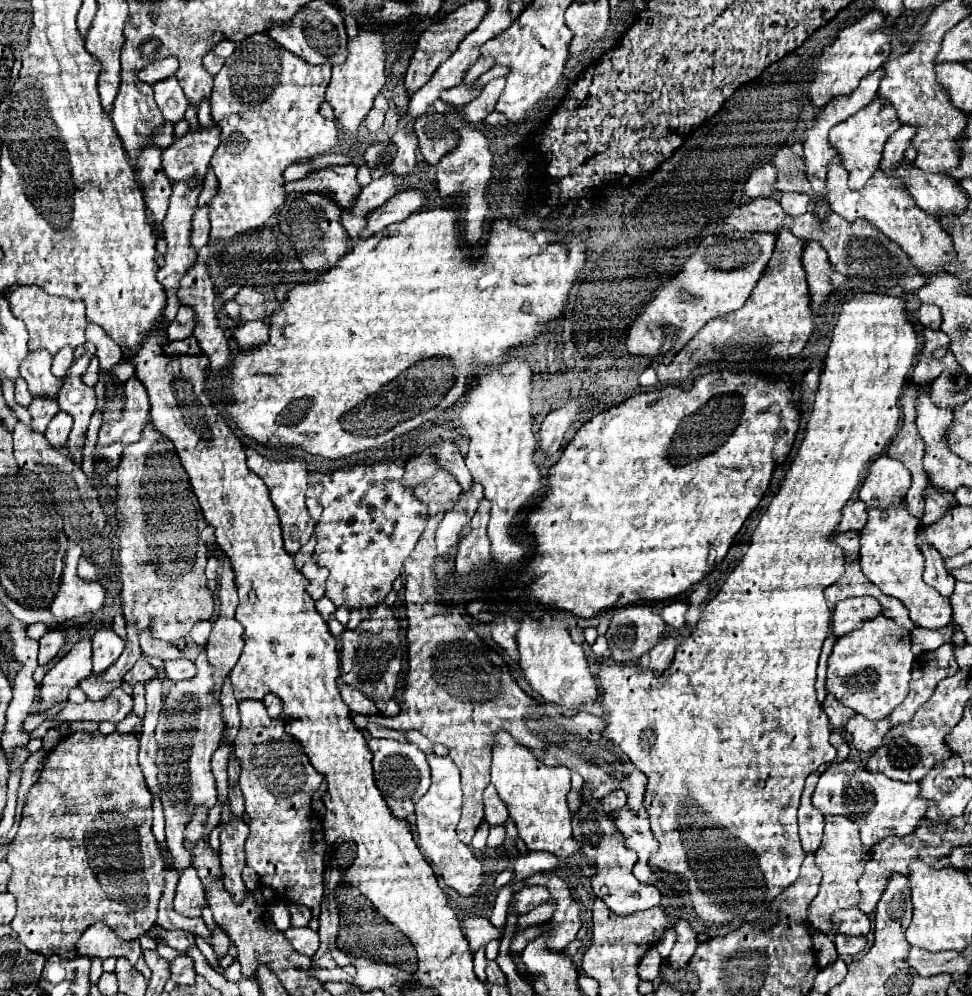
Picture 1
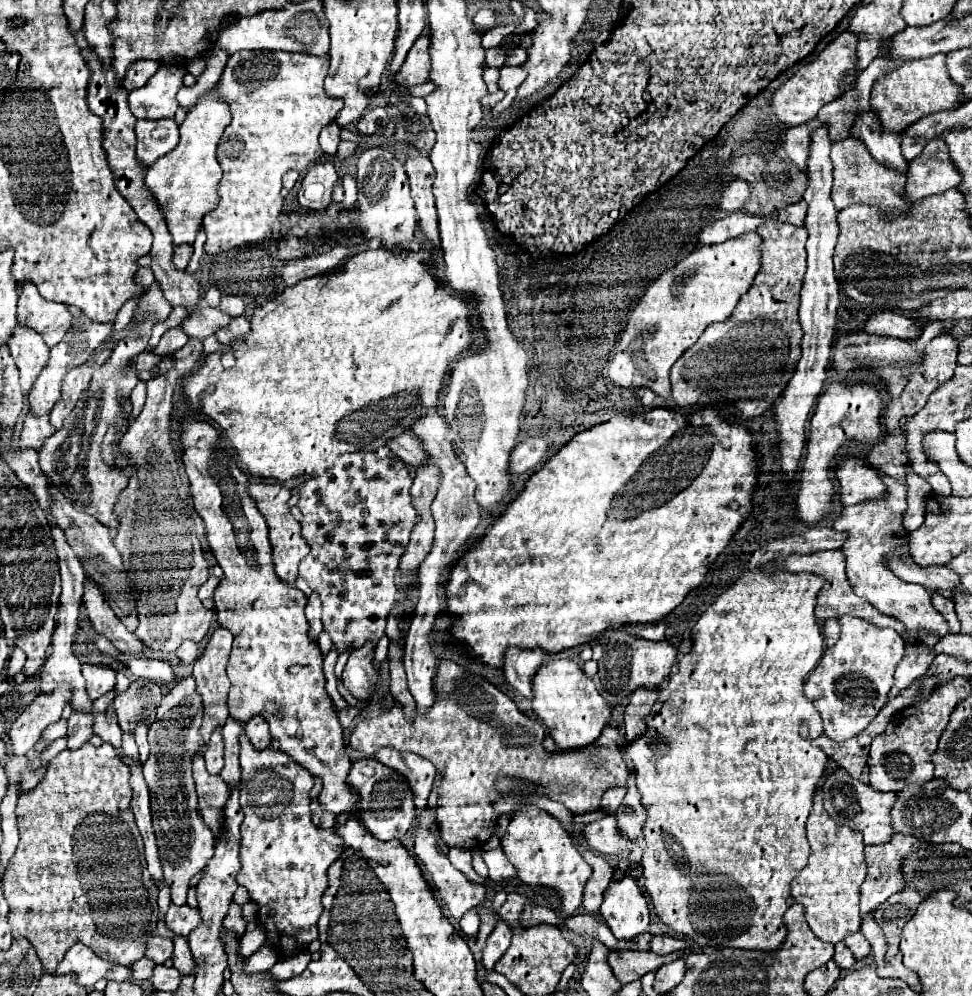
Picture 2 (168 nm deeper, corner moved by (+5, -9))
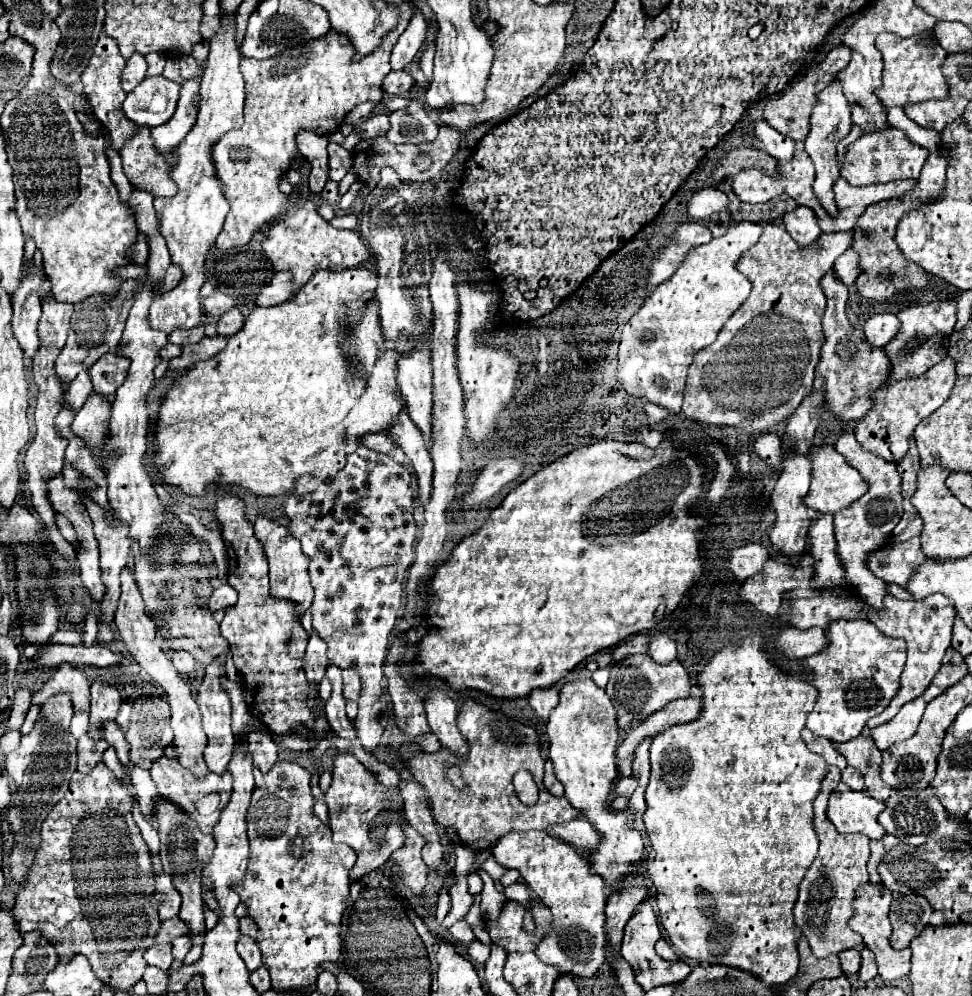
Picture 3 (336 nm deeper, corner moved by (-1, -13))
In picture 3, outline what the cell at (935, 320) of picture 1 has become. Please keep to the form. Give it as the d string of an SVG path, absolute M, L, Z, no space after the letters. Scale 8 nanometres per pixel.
M878 313L864 323L864 337L872 347L884 347L900 331L900 319L894 313Z

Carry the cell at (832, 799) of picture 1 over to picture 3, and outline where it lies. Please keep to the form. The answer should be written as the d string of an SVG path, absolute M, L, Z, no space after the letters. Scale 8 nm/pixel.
M838 783L828 801L828 819L838 833L864 833L878 841L884 837L884 829L878 823L878 815L886 809L886 803L868 797L866 791L852 791L846 783Z

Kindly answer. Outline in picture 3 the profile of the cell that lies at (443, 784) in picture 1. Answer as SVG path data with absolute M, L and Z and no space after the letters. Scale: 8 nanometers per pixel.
M466 919L456 921L456 923L450 927L450 933L452 933L454 941L456 941L456 943L460 943L460 945L464 945L464 947L468 947L468 945L470 945L470 941L474 939L474 933L472 933L470 925L466 923Z

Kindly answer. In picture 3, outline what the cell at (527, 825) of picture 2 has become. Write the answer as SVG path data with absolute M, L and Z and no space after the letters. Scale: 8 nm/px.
M546 831L528 833L506 833L492 849L496 861L506 869L518 869L520 877L526 881L528 889L538 895L538 899L552 911L552 931L536 947L536 955L550 965L560 967L562 975L590 977L602 963L604 955L604 905L606 891L604 879L594 875L592 865L584 861L574 845L548 835Z

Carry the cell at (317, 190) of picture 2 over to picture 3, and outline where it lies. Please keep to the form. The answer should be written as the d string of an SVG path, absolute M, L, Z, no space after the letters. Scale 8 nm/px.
M300 131L296 137L296 143L300 147L300 153L308 159L312 173L310 173L310 191L314 195L320 195L324 185L328 183L328 137L320 135L310 135L308 131Z

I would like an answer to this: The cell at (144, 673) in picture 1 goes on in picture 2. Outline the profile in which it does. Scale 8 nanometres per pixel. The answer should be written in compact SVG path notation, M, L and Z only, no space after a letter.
M132 683L126 693L114 699L118 725L126 733L134 733L138 723L150 725L156 719L156 709L162 699L162 689L156 683Z

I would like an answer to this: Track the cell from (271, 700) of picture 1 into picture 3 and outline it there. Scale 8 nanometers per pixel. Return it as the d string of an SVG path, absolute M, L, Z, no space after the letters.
M256 729L248 733L248 751L252 753L254 765L260 771L270 771L278 759L278 745L266 729Z

